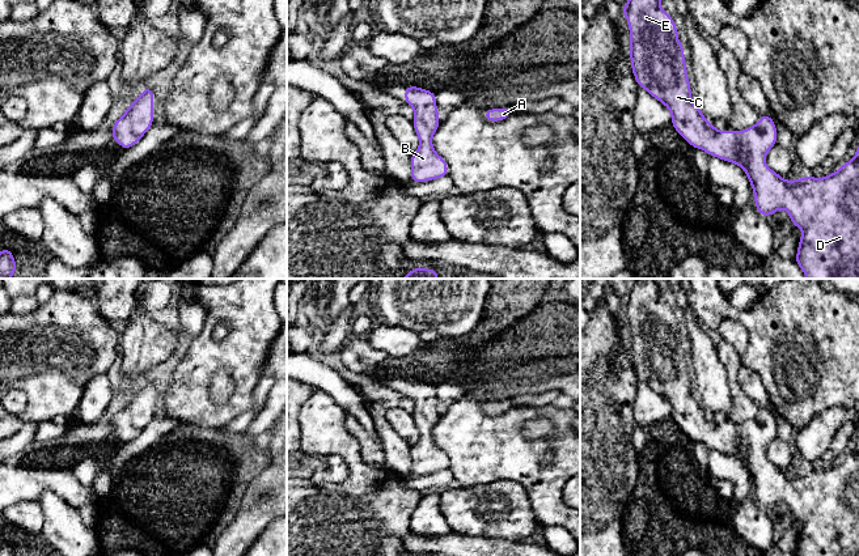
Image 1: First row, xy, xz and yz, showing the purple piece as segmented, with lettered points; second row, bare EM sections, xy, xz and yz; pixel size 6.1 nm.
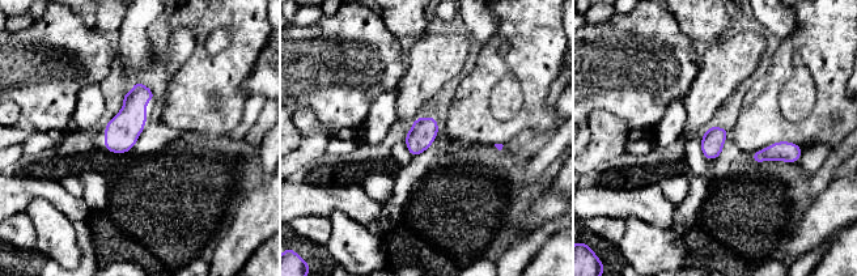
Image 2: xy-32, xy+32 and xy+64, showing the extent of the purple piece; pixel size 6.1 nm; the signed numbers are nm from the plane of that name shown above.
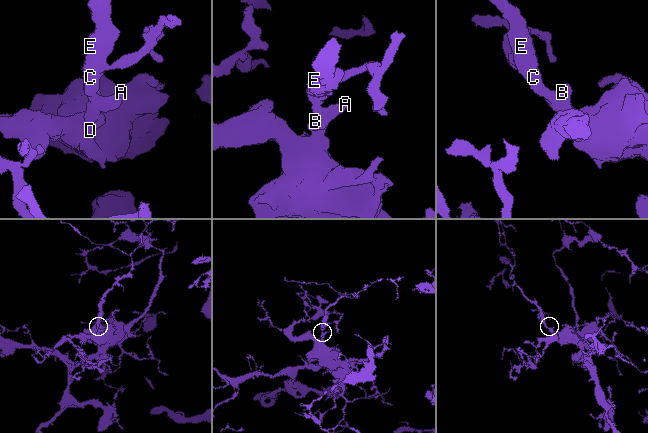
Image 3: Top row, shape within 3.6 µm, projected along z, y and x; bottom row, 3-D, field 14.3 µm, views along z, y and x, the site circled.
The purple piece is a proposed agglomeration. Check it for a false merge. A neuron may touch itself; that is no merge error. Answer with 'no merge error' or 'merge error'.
no merge error

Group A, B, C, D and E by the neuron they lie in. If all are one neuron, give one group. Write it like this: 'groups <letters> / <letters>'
groups A B C D E

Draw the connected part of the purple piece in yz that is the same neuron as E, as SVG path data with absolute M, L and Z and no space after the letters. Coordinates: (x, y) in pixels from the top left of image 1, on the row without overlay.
M636 279L622 300L630 323L630 358L639 381L669 402L670 417L694 442L703 442L708 449L736 457L745 464L759 508L767 510L778 502L788 505L794 521L803 522L796 556L859 556L859 438L854 451L828 470L786 474L765 455L778 430L771 409L761 408L754 419L744 424L716 423L691 394L685 340L678 334L678 322L670 307L660 300L663 289L660 279Z

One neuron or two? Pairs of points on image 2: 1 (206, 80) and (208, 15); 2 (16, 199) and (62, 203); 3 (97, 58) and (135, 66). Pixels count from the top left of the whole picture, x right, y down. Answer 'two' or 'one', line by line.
1: one
2: one
3: two

